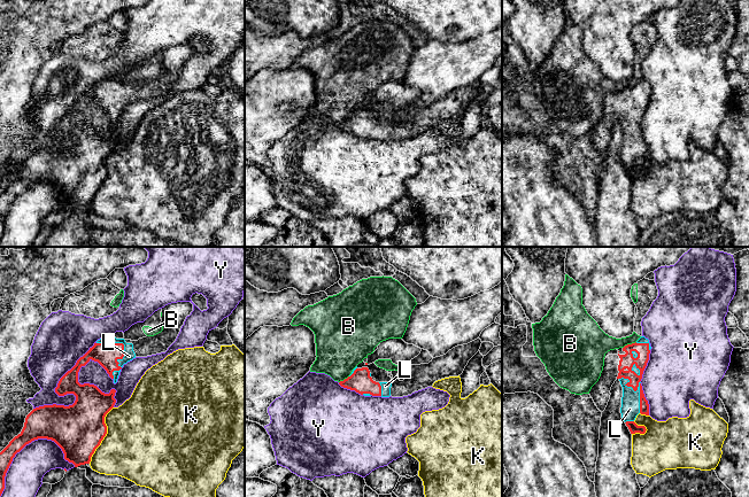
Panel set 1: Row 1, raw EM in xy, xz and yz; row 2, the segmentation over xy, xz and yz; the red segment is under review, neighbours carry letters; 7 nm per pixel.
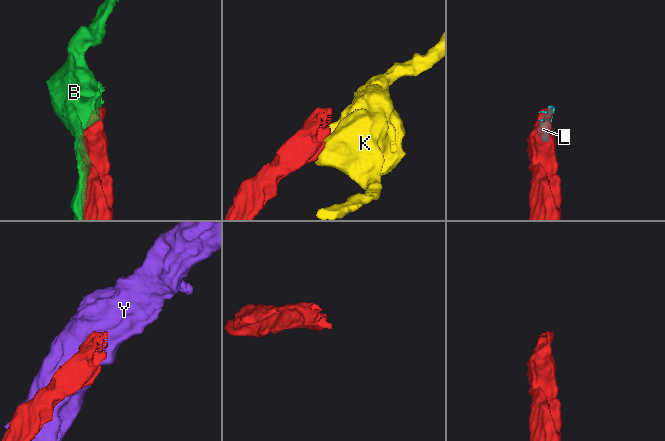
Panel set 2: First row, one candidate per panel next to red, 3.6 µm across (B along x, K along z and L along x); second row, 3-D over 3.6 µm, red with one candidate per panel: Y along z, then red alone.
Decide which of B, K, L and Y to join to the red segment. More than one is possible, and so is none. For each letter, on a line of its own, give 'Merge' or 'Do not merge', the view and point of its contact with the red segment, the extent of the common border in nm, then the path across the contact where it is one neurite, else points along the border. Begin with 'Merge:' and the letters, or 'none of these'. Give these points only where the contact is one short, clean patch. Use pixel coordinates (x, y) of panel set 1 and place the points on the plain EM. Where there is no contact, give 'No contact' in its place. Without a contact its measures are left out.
Merge: L
B: Do not merge. Touches red at yz (628, 87). Shared border 110 nm
K: Do not merge. Touches red at xy (105, 178). Shared border 440 nm
L: Merge. Touches red at xy (123, 93). Shared border 280 nm
Y: Do not merge. Touches red at xy (63, 138). Shared border 650 nm

